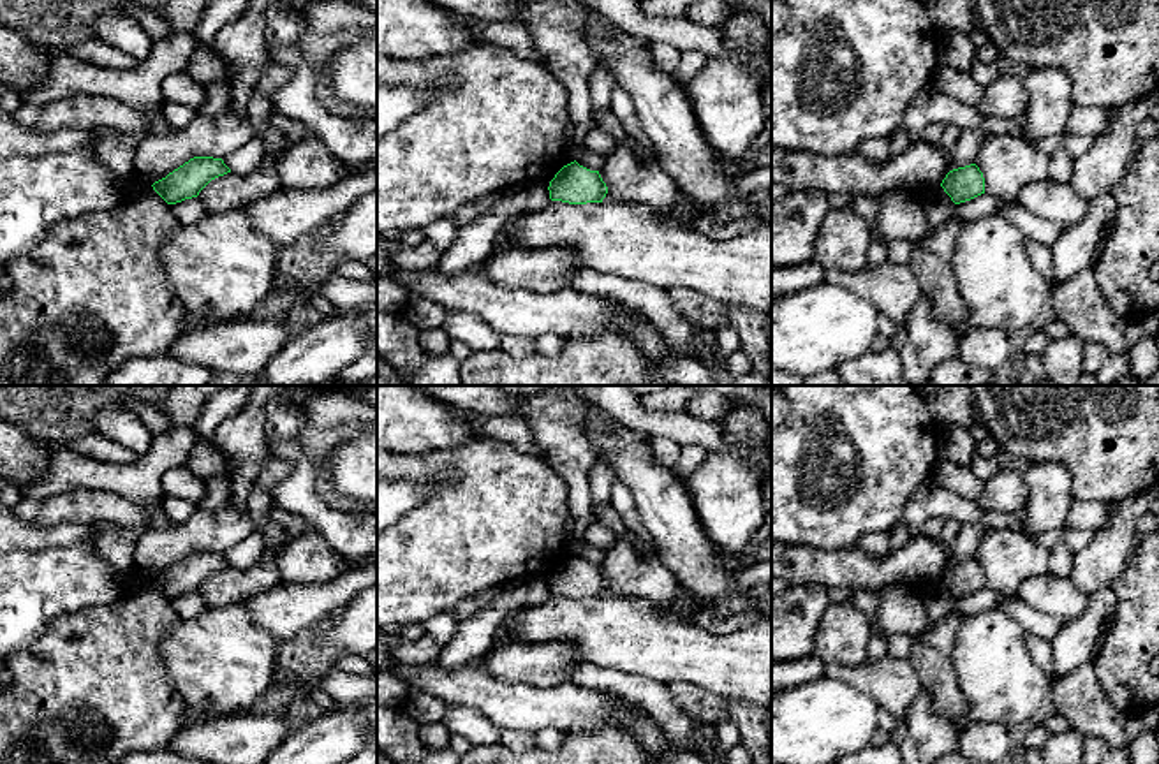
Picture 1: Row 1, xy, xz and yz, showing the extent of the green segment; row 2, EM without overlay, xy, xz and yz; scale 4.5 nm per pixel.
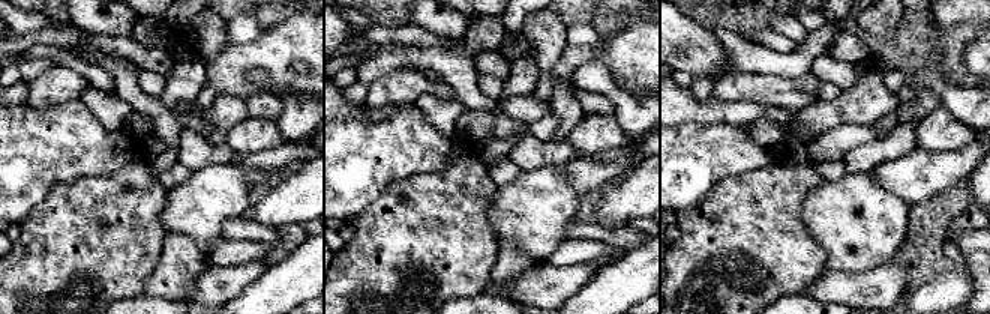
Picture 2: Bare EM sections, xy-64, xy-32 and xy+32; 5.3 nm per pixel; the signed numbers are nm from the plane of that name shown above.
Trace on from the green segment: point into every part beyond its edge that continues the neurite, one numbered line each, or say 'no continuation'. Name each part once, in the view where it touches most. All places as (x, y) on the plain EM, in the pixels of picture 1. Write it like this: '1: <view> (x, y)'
no continuation

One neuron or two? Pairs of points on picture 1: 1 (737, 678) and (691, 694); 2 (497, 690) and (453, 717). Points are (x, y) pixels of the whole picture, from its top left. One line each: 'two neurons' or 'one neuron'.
1: two neurons
2: two neurons

